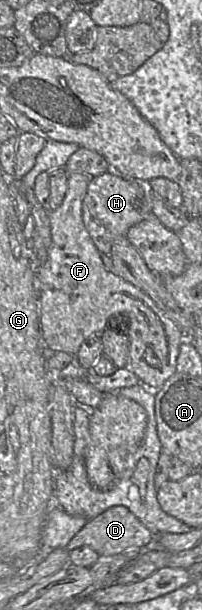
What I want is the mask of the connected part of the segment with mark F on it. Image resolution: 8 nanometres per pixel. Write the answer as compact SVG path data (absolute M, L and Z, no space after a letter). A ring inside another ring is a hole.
M68 172L68 188L62 204L49 212L52 243L47 260L37 269L40 329L42 341L51 350L76 355L81 344L91 336L100 335L113 316L128 319L129 364L140 383L153 391L158 390L176 371L180 345L185 339L181 327L161 310L154 300L133 284L107 270L101 253L88 233L82 217L82 204L91 176Z

